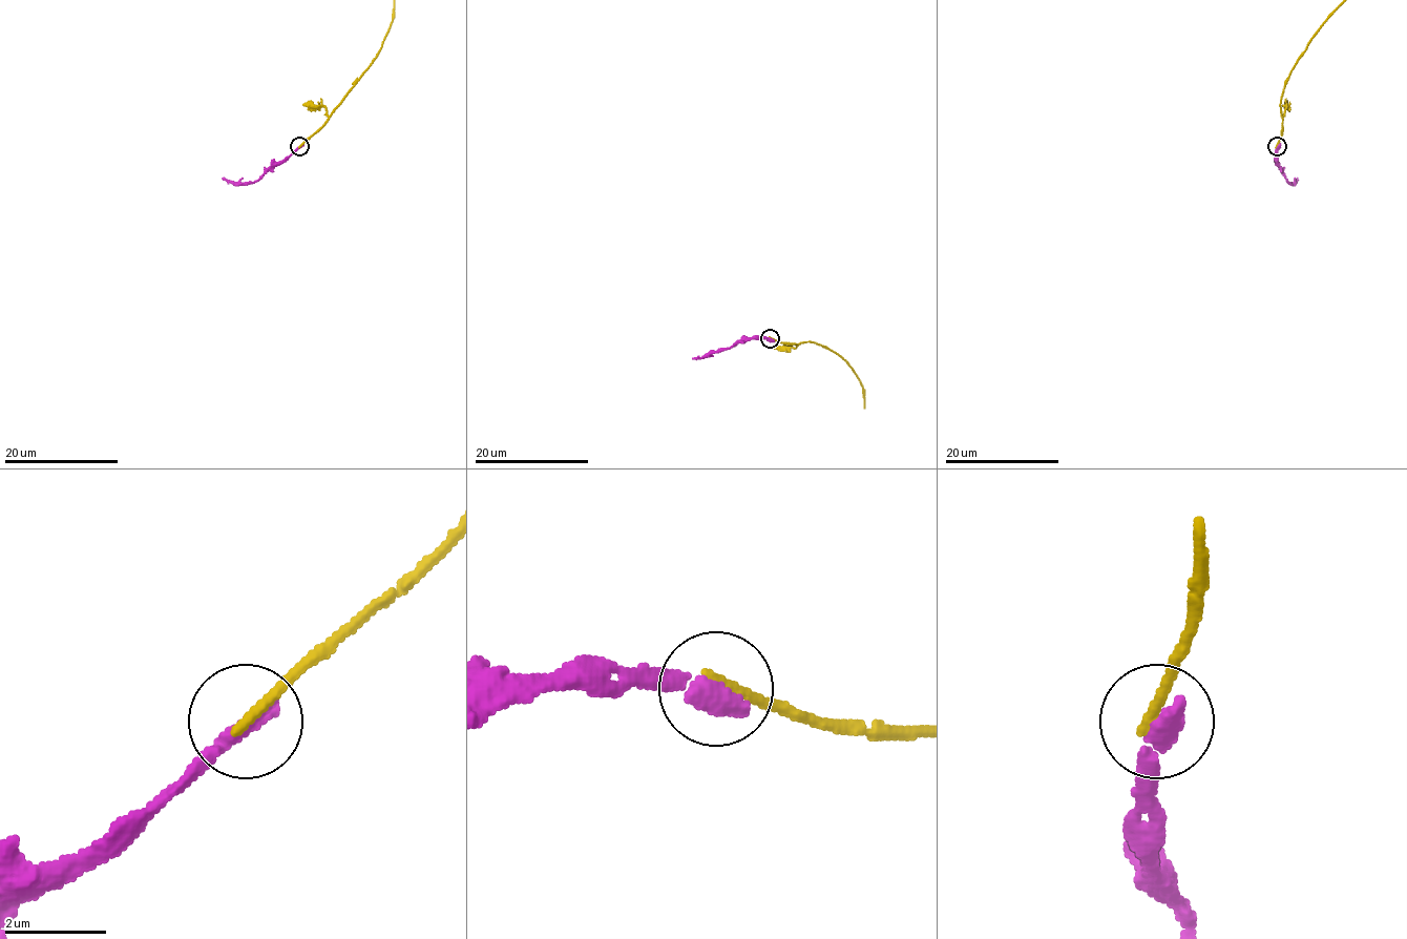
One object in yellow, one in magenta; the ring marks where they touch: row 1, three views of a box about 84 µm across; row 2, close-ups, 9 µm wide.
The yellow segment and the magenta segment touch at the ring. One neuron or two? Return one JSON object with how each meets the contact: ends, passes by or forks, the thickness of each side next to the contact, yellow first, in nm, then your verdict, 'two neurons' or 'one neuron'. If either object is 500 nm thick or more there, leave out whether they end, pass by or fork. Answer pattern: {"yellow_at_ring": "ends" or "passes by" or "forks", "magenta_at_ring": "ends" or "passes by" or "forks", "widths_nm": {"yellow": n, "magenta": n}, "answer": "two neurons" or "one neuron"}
{"yellow_at_ring": "ends", "magenta_at_ring": "ends", "widths_nm": {"yellow": 240, "magenta": 460}, "answer": "two neurons"}

